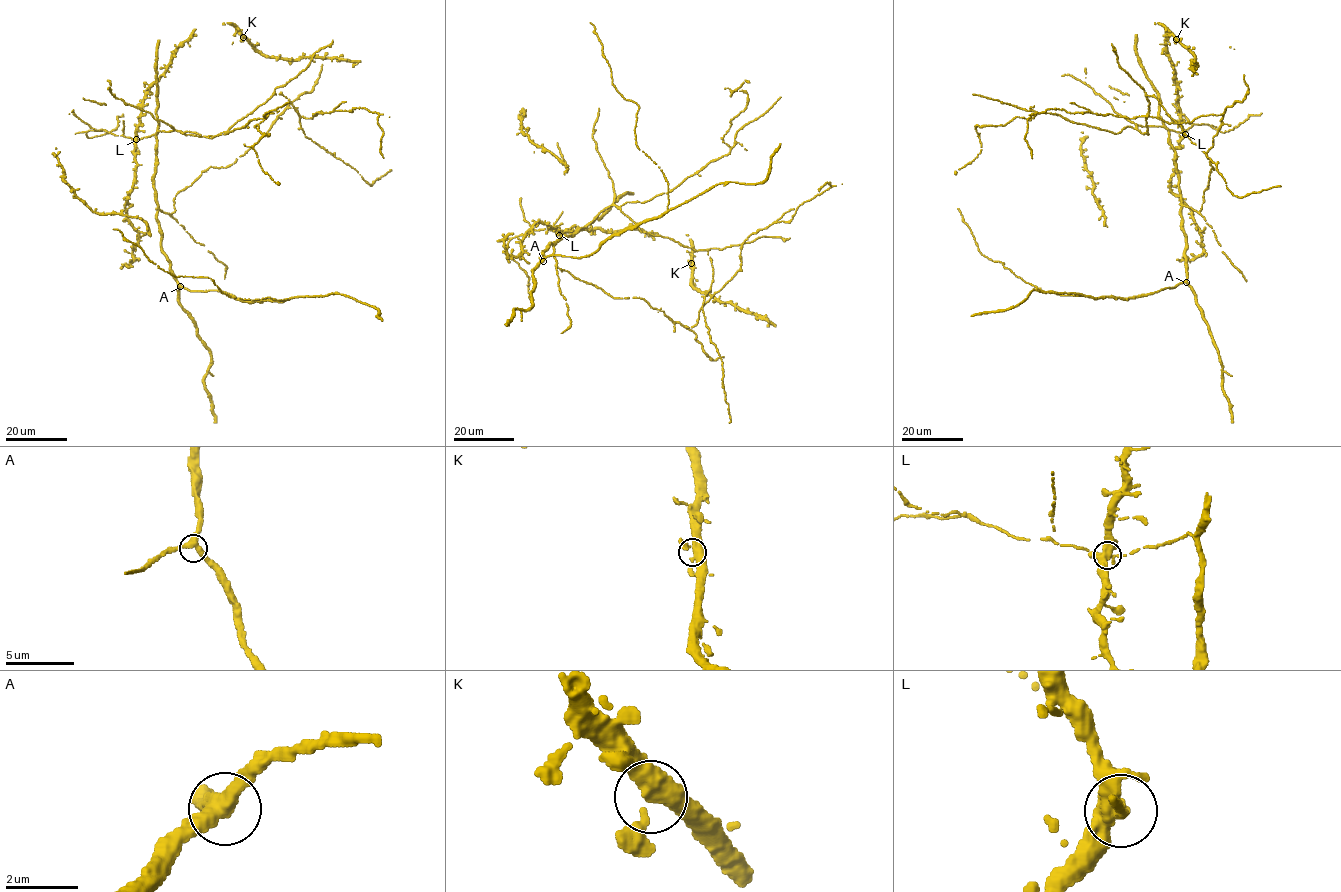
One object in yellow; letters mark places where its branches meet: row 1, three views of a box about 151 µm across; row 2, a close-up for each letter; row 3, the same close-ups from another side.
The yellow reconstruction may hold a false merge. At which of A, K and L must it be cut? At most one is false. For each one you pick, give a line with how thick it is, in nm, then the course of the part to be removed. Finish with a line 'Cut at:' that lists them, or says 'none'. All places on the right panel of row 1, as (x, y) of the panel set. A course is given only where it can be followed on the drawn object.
Cut at: none

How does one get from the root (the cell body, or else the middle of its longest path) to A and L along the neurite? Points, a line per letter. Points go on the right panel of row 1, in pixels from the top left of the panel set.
A: (1180, 211), (1185, 236), (1186, 282)
L: (1180, 211), (1182, 200), (1176, 154), (1169, 132), (1185, 134)

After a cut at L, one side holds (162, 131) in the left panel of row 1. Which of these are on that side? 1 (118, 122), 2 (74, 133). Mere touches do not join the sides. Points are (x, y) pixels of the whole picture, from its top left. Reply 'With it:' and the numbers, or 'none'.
With it: none

